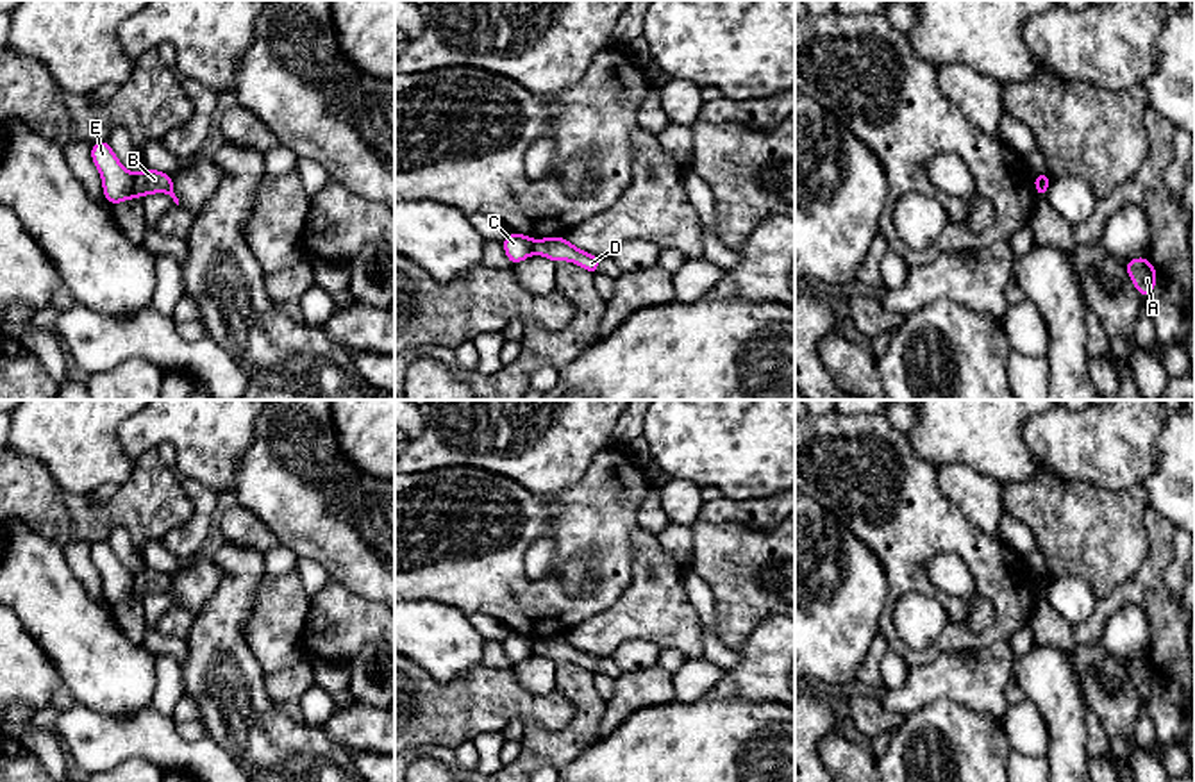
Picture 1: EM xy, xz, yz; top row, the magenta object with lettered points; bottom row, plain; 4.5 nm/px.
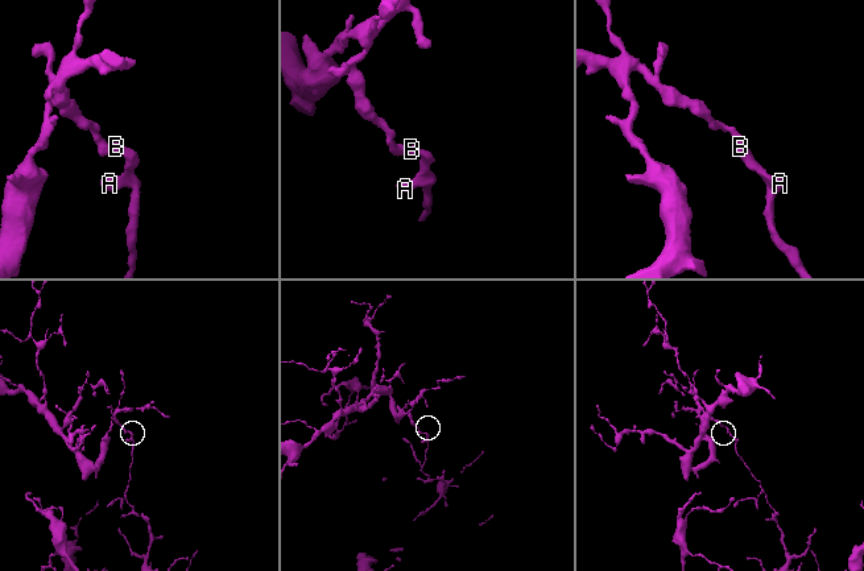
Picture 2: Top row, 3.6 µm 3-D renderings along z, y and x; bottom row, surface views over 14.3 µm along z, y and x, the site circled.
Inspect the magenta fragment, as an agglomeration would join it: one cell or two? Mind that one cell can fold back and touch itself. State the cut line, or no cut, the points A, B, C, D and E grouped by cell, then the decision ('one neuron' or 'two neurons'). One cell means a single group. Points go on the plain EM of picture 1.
xy (136, 575), (133, 597) | A B D / C E | two neurons

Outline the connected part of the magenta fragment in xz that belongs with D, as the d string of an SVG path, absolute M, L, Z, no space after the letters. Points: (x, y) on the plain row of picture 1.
M564 636L536 639L532 652L536 655L548 657L554 662L572 661L573 664L591 671L593 675L600 673L598 670L600 657L579 650L577 646L568 643Z

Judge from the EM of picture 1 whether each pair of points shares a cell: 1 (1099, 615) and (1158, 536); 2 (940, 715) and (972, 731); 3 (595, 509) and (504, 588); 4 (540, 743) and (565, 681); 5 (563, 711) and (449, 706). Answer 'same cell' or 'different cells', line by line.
1: same cell
2: same cell
3: same cell
4: same cell
5: same cell

